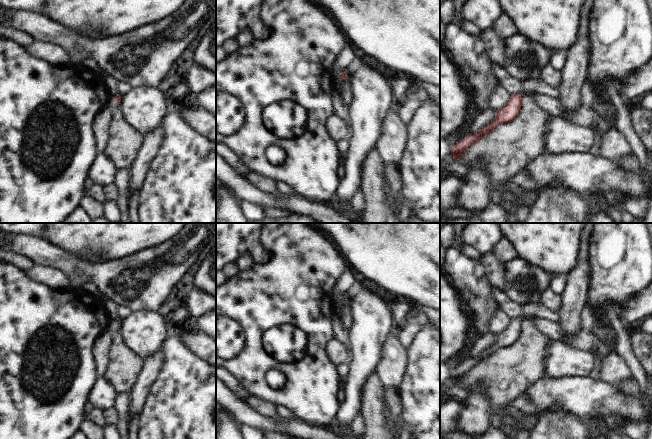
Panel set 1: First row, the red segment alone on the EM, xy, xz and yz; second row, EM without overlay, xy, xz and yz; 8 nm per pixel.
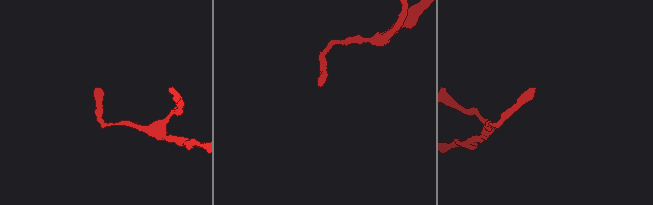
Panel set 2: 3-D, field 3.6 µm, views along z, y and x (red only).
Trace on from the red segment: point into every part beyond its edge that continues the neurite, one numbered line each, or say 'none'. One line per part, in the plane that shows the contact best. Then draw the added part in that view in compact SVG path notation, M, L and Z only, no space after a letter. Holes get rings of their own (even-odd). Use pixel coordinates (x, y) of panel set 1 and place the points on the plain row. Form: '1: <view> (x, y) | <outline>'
1: xy (111, 308) | M105 299L103 301L103 304L104 304L104 308L105 308L111 322L114 322L118 318L118 316L117 316L118 305L116 305L110 299Z

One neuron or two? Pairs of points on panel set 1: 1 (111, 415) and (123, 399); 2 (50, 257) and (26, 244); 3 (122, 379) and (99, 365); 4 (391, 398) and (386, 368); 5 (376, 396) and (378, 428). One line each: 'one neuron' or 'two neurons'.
1: two neurons
2: one neuron
3: two neurons
4: two neurons
5: one neuron

